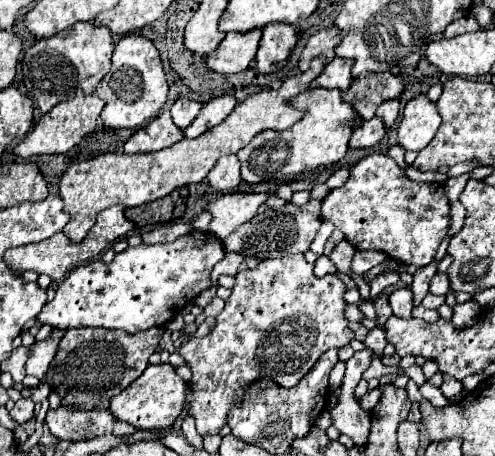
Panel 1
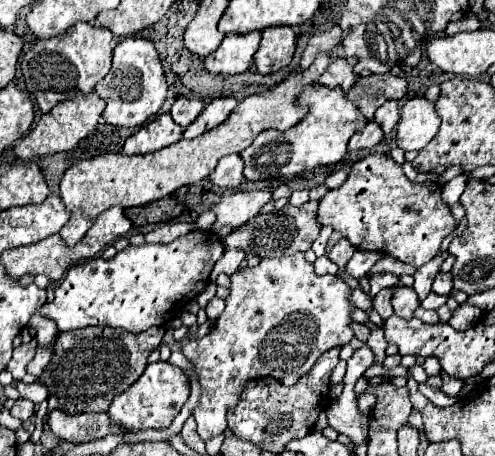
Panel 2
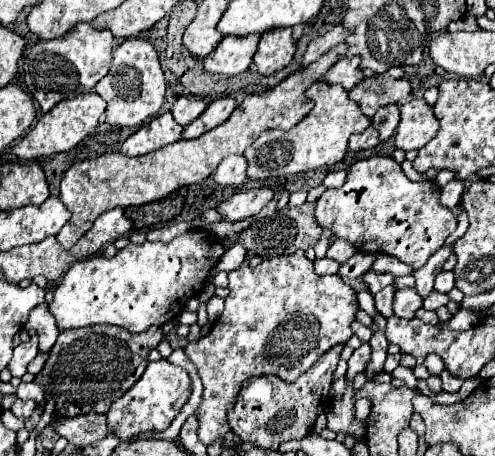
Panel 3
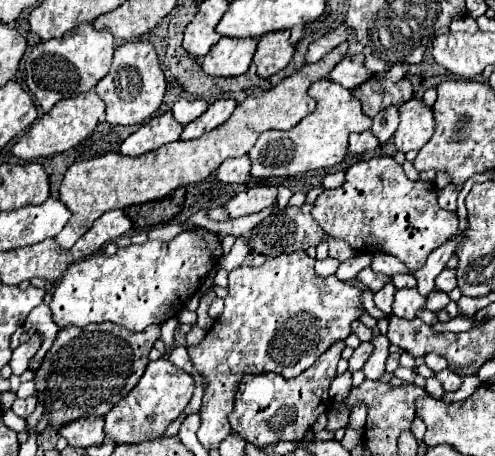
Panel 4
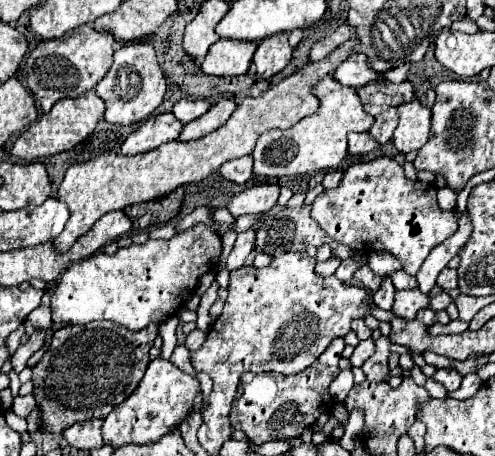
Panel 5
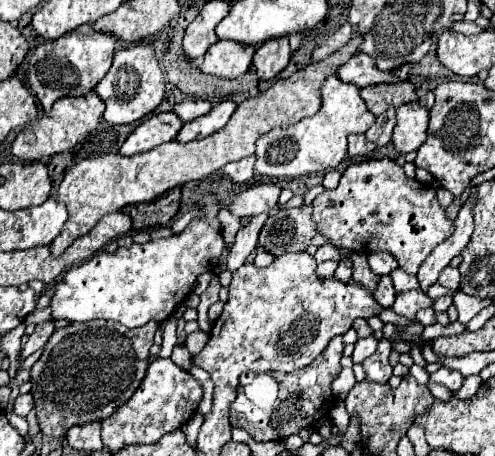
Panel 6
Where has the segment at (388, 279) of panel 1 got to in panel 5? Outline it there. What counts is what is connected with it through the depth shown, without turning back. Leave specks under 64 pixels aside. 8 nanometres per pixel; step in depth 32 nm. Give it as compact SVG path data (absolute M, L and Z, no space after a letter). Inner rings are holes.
M362 264L362 266L354 272L354 280L356 280L356 282L360 282L360 284L362 284L364 288L368 288L370 292L374 292L374 290L380 286L382 276L374 274L374 272L368 268L368 264Z

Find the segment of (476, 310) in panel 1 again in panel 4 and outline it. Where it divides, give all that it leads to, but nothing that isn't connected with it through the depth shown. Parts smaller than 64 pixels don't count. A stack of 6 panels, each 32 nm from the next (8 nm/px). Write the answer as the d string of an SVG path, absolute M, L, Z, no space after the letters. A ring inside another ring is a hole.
M456 316L456 318L452 318L452 320L446 322L446 324L438 322L436 326L432 326L432 330L434 330L434 332L464 332L464 330L468 330L470 326L472 326L472 320L466 320L466 318L462 318L462 316Z

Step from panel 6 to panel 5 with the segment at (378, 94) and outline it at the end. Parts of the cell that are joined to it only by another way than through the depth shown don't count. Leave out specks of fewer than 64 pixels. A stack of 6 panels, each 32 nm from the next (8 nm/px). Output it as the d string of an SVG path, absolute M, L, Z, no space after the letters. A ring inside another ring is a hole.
M384 80L376 82L376 84L368 84L364 88L358 88L358 96L364 104L364 110L368 110L368 114L372 114L372 116L378 116L386 108L416 100L414 86L408 80L404 80L400 84L384 82Z

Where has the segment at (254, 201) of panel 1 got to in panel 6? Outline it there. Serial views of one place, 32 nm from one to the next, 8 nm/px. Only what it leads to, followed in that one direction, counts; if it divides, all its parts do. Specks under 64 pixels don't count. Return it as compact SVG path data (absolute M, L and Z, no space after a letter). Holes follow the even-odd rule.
M258 184L250 186L248 190L240 192L234 202L228 206L228 210L234 216L256 216L262 212L270 212L278 204L280 186L276 184Z

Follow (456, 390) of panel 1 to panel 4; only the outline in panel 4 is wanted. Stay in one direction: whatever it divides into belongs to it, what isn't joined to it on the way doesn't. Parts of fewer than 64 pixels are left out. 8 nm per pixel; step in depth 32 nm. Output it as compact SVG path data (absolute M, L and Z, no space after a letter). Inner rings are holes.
M446 368L446 370L438 372L438 374L436 374L436 378L442 382L442 386L444 386L444 390L446 390L446 392L458 390L458 388L460 388L460 384L462 384L462 376L458 376L458 374L456 374L454 370L450 370L450 368Z

